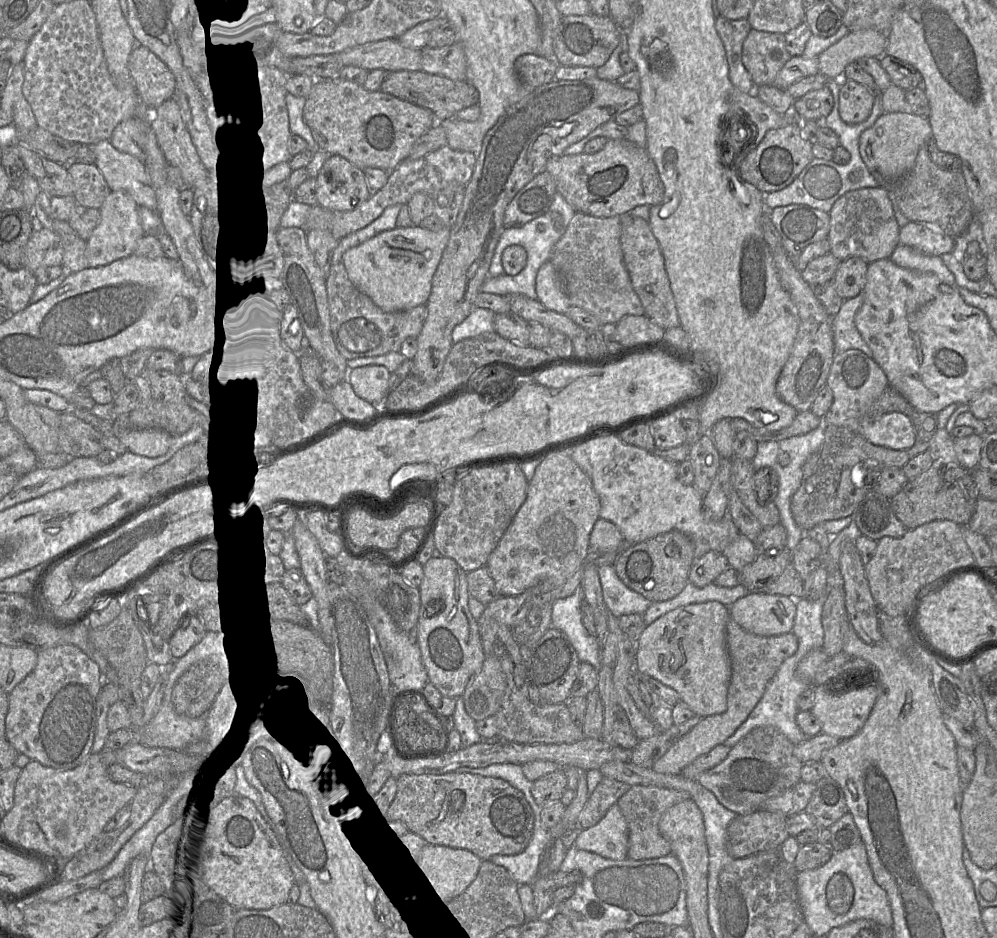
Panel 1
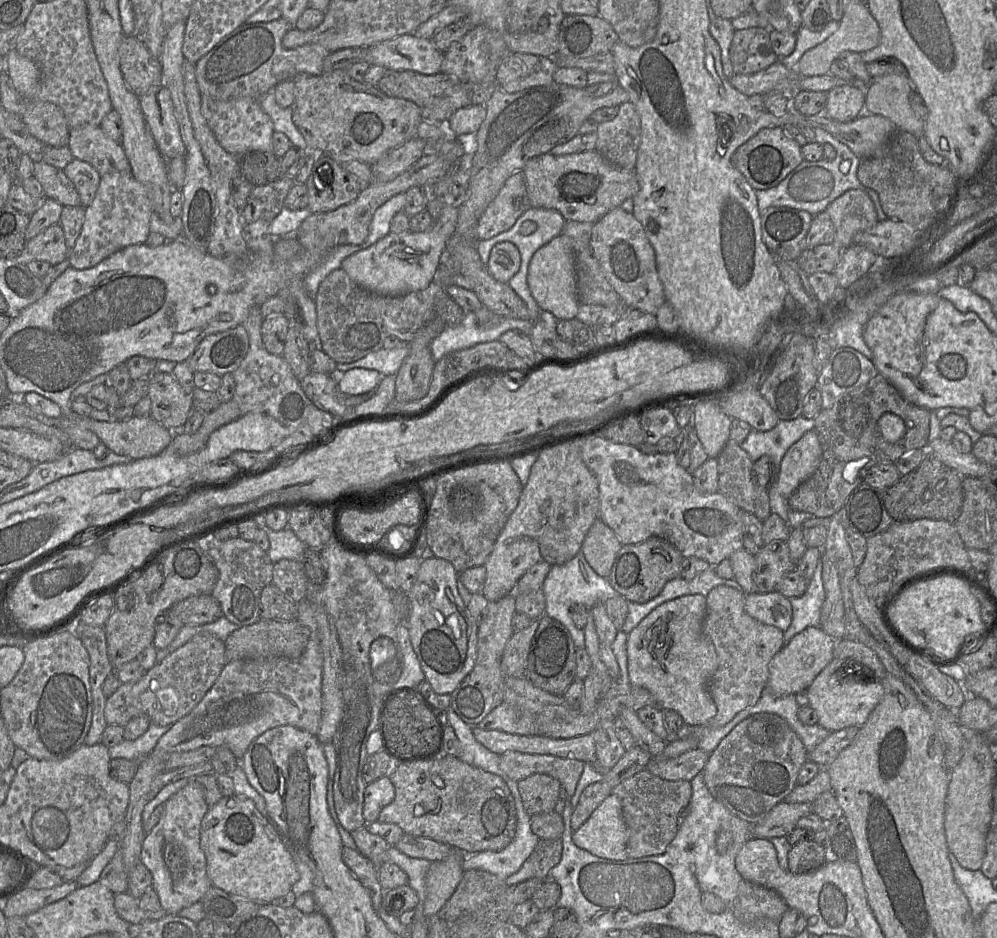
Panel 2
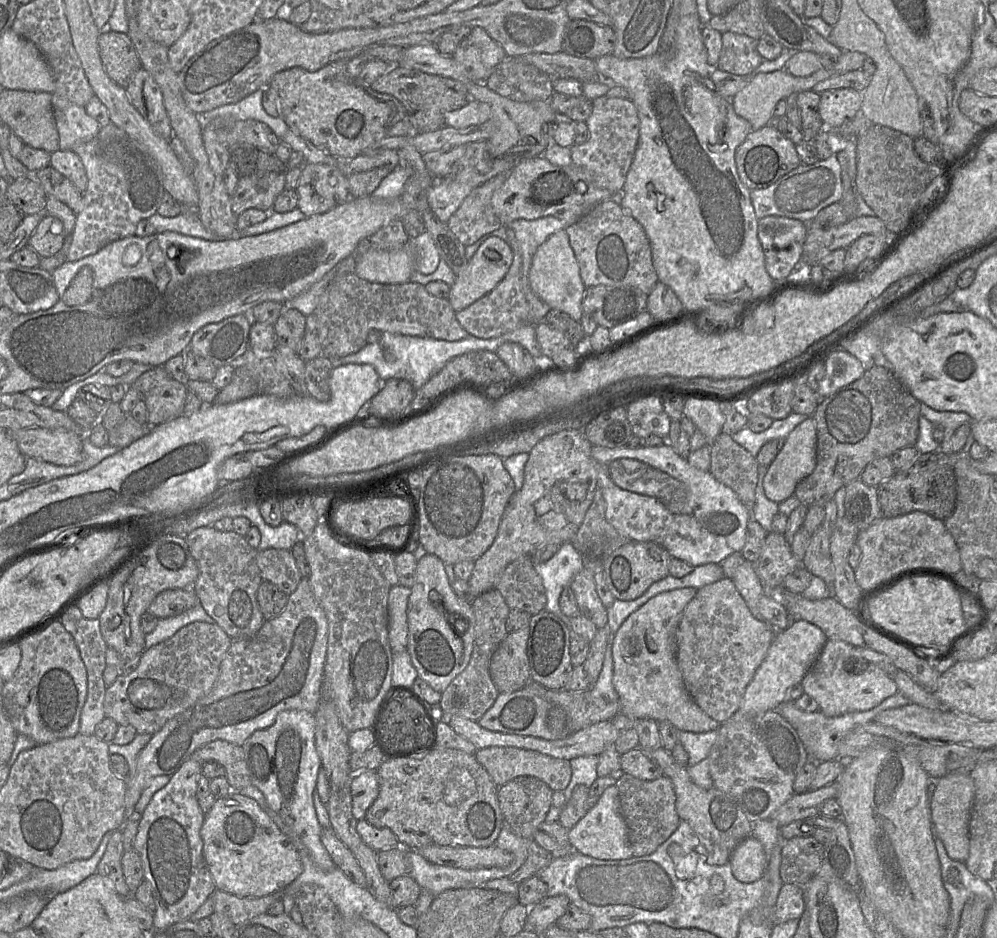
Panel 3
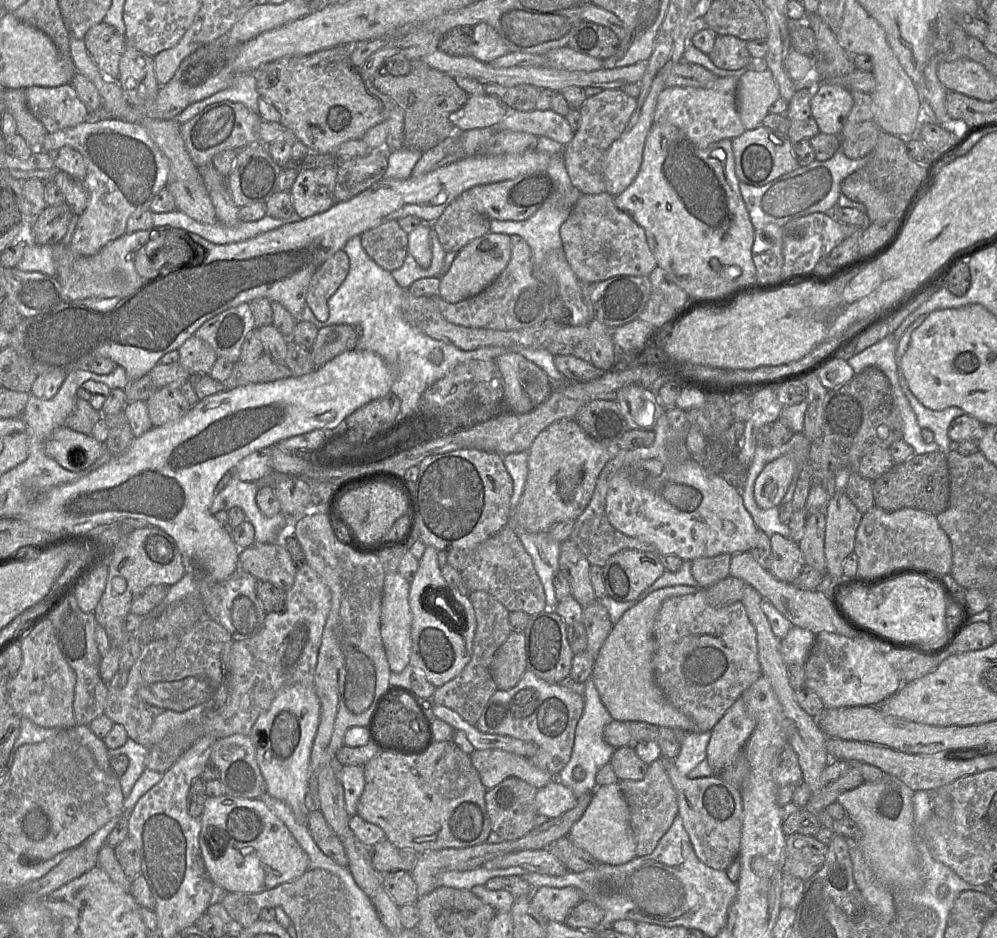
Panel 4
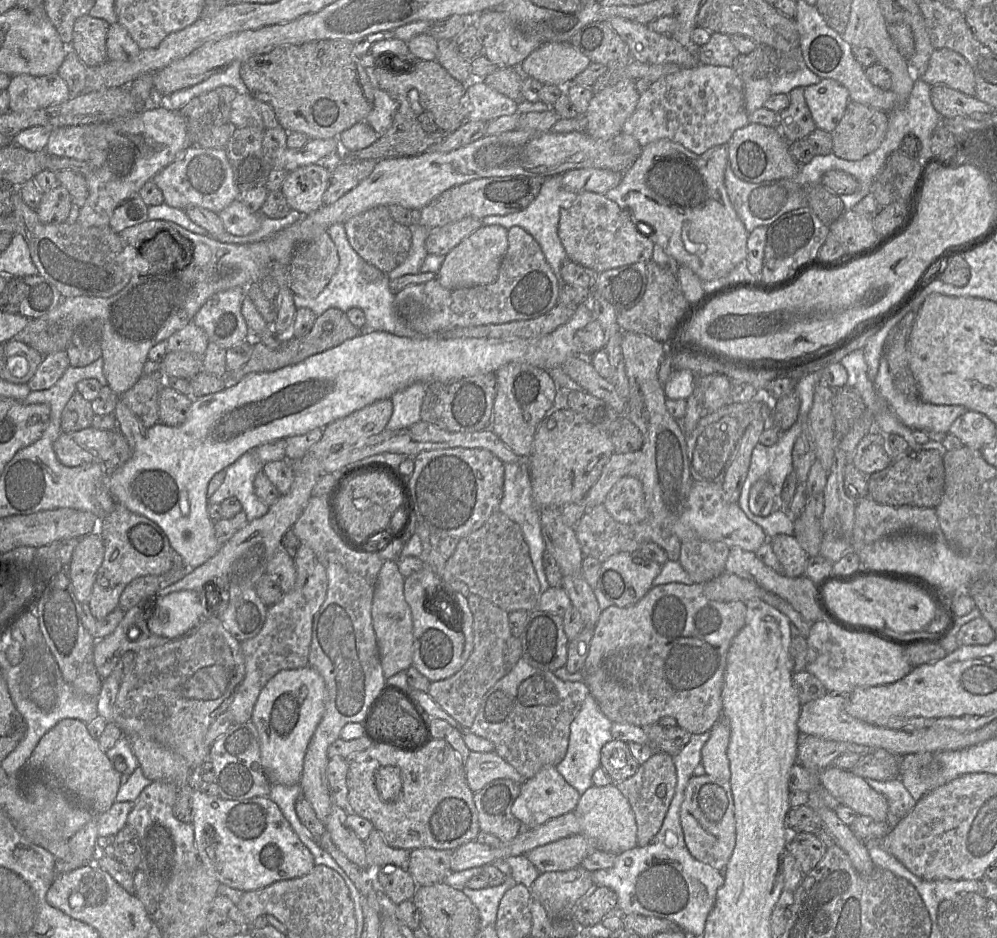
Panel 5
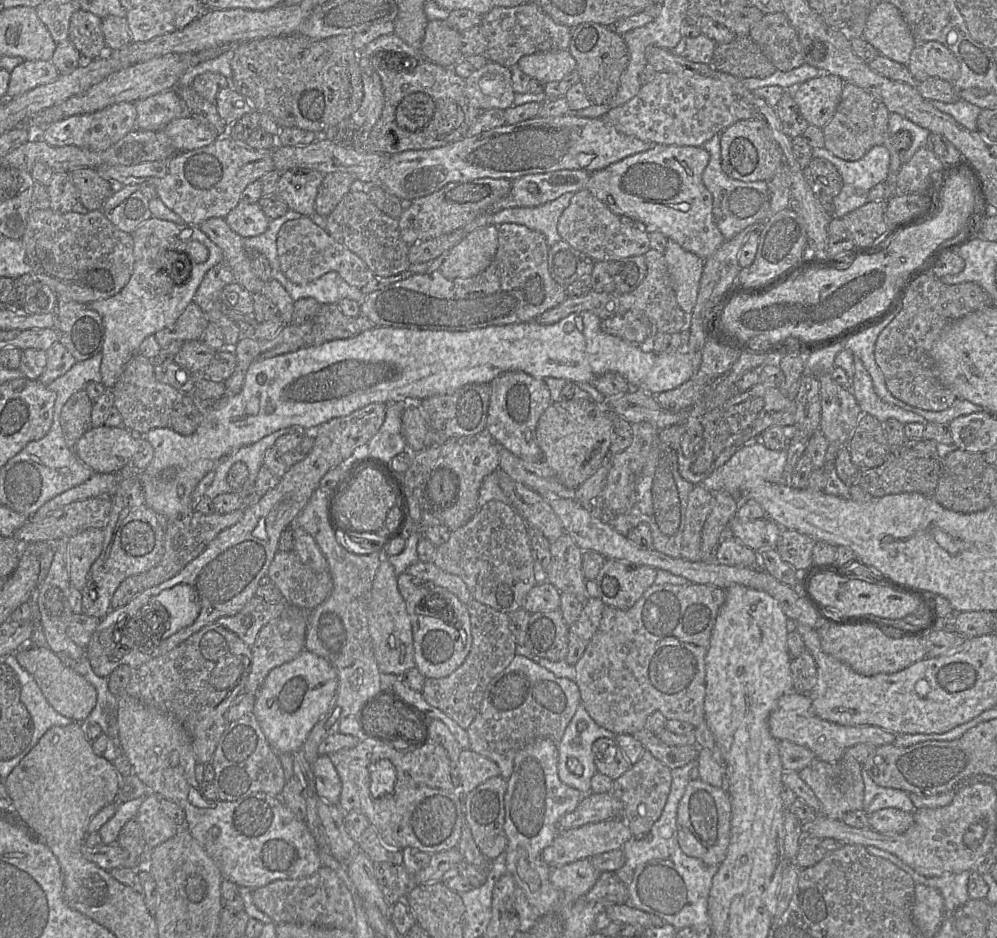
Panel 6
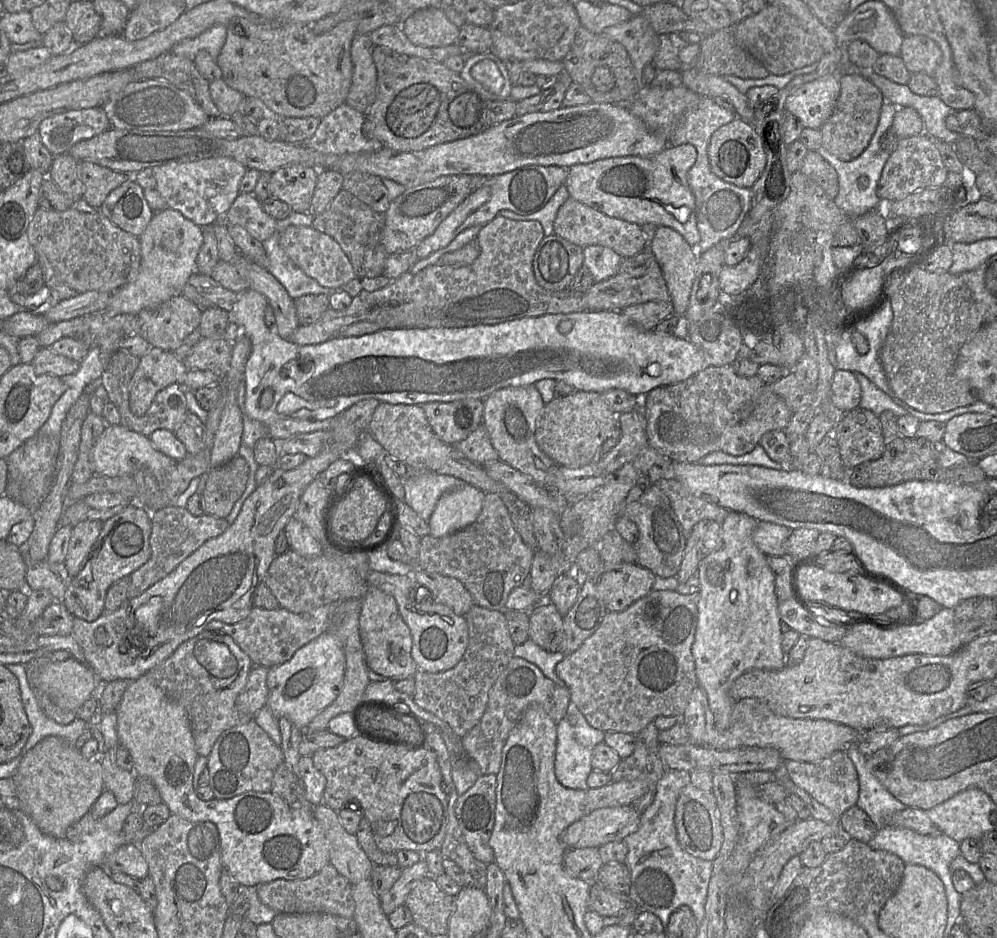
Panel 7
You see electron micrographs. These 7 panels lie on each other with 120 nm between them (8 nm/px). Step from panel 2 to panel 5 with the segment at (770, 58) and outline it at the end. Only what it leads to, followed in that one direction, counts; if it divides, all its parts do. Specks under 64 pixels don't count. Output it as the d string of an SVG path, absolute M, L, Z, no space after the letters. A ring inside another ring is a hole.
M712 33L709 41L698 47L697 59L700 65L732 67L739 54L729 35Z

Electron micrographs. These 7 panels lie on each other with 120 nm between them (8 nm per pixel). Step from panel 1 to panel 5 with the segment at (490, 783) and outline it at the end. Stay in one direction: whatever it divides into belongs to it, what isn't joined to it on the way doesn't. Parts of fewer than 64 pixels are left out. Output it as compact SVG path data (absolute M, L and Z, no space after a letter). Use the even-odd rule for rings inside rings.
M434 739L414 750L403 750L386 743L373 743L368 749L348 758L347 788L348 813L369 820L388 845L412 851L418 848L455 850L461 845L476 841L480 832L478 812L474 803L474 792L465 777L465 764L458 752L445 740ZM381 768L397 768L402 787L397 798L382 798L377 787L376 775Z

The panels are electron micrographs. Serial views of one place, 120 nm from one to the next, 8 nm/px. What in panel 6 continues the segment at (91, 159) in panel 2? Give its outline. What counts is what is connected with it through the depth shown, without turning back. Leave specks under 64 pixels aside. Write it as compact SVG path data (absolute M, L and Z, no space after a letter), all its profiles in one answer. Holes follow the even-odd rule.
M23 61L10 72L7 98L14 98L37 86L48 84L60 75L52 61Z

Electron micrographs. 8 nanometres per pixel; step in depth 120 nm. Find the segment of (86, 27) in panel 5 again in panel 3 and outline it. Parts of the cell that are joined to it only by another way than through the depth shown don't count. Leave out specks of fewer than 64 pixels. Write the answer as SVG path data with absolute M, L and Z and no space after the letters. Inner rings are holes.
M105 28L101 30L98 45L107 74L126 89L134 73L142 67L131 38L128 34Z

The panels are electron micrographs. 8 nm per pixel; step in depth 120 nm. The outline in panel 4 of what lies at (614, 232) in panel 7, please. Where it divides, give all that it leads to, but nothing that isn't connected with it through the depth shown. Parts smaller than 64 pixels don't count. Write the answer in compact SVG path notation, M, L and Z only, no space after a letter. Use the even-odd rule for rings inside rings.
M607 192L582 194L560 228L563 251L580 281L594 283L614 276L649 276L656 268L656 259L648 245L645 230L625 211L617 208L614 197Z

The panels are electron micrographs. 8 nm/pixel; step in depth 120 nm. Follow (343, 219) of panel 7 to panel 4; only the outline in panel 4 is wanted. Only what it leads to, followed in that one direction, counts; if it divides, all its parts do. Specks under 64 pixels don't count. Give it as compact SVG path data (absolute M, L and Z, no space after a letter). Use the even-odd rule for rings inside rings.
M389 220L360 235L360 242L368 256L381 268L393 271L401 267L408 253L407 233L398 225L397 220Z

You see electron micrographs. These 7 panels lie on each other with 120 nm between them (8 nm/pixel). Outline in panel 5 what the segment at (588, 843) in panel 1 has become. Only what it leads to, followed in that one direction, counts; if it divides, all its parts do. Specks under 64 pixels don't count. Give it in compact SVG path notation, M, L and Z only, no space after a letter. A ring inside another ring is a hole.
M616 783L602 787L591 786L580 795L574 813L580 824L580 834L591 840L598 850L617 856L637 846L635 817Z

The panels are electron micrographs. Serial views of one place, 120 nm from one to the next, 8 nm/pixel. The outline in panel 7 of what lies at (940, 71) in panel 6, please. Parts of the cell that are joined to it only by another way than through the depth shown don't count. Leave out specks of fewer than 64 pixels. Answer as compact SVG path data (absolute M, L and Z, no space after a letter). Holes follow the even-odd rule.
M904 35L900 57L911 74L925 73L934 75L942 52L938 44L923 35Z

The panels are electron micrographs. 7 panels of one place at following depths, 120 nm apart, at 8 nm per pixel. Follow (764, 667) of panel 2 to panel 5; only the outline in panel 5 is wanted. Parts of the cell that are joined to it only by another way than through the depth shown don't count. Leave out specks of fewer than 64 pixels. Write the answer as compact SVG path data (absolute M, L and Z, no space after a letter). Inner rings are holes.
M670 583L652 587L649 592L635 605L626 608L610 606L602 610L599 620L594 627L594 634L590 642L589 652L583 668L584 682L590 694L596 700L602 713L613 723L628 723L640 727L656 724L662 717L674 718L677 726L689 732L691 735L710 732L714 724L722 717L722 689L727 664L727 654L735 636L744 627L746 621L746 602L716 602L709 600L703 591L703 584L693 583L684 585Z

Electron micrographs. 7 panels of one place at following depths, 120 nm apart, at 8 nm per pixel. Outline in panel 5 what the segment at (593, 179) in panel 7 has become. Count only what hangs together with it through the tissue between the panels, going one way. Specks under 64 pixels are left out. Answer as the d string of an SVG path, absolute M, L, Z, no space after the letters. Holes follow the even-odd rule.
M668 139L651 142L624 172L621 182L605 196L631 213L645 227L647 237L659 245L680 266L690 268L703 282L718 280L747 258L749 232L737 215L725 187L728 165L727 145L713 146L703 154L695 154L683 145Z

